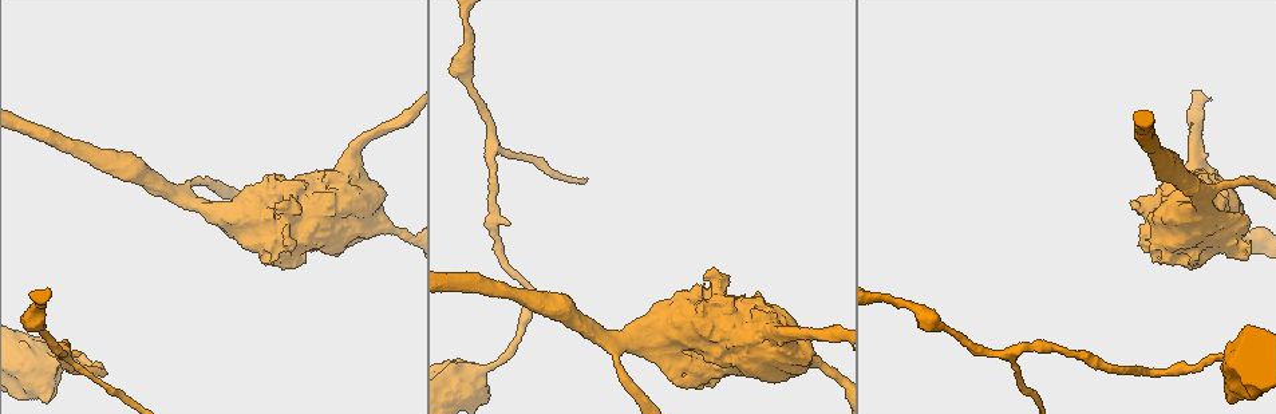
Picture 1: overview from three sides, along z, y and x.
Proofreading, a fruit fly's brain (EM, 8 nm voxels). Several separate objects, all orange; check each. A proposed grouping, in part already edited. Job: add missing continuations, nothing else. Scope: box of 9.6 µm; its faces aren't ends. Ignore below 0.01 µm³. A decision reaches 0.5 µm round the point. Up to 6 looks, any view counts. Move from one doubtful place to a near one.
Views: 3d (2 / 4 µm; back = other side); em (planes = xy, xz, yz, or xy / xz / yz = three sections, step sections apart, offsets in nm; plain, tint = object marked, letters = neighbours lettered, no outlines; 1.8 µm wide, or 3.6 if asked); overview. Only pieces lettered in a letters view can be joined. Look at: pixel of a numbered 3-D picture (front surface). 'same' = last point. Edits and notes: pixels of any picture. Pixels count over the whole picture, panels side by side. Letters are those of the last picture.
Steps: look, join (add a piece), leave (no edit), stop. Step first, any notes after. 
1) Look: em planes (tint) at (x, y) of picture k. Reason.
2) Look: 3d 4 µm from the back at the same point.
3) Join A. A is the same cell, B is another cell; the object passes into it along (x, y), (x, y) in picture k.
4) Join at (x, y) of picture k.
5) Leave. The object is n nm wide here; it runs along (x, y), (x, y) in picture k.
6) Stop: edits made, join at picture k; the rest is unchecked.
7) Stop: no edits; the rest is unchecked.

Look: em yz step 4 (tint) at (1197, 205) of picture 1. Thin arm on a thick one.

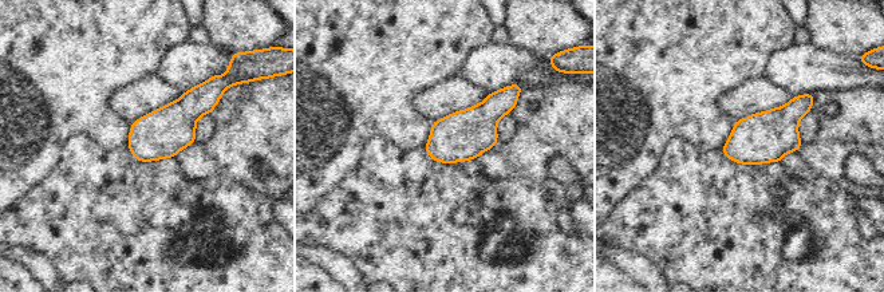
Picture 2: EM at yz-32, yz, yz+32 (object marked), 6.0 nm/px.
Look: em yz step 4 (letters) at the same point. See the neighbours.

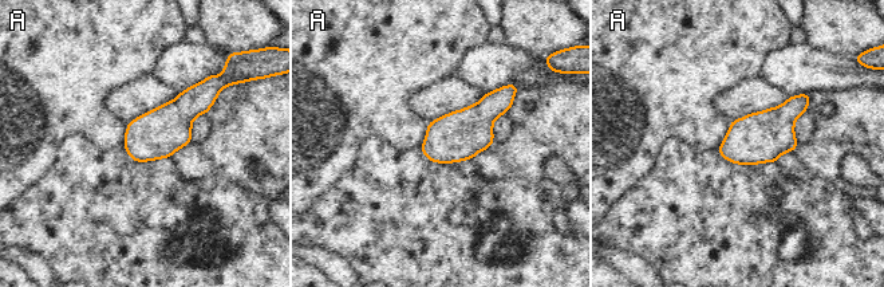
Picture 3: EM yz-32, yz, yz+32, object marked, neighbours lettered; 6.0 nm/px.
Leave. The object is 280 nm wide here; A is another cell; a border runs along (730, 122), (730, 128), (717, 150) in picture 3; none of them fits.

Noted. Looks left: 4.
Look: em 3.6 µm planes (letters) at (1248, 251) of picture 1. Stops while still wide.

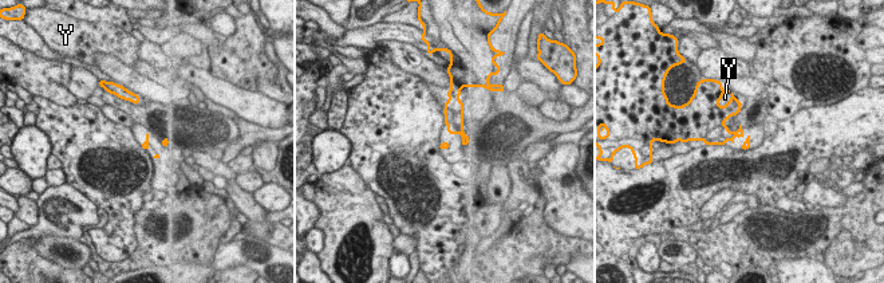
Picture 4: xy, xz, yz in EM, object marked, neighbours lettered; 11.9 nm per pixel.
Leave. Y is another cell; none of them fits.

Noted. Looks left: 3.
Look: 3d 2 µm at (1007, 353) of picture 1.

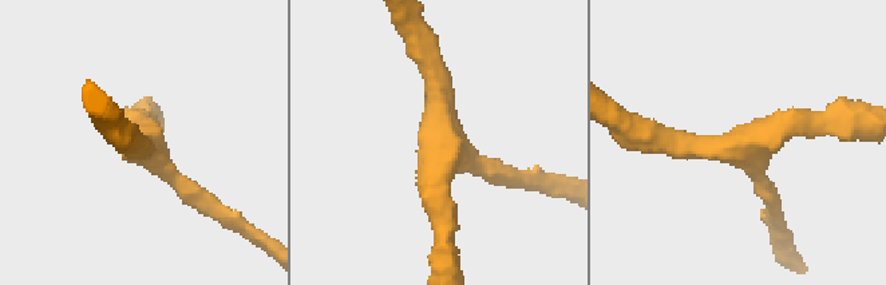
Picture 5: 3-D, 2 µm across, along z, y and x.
Look: em yz step 16 (tint) at (438, 151) of picture 5.

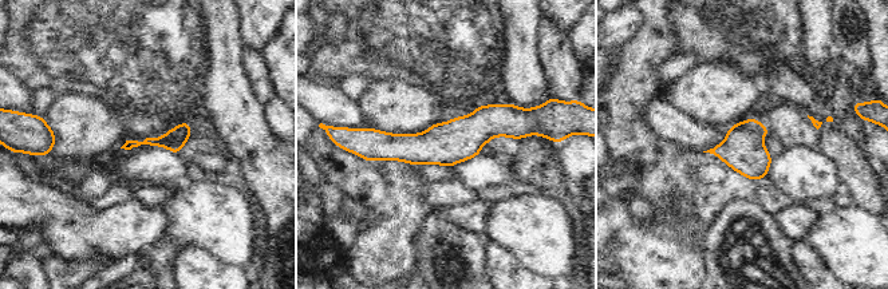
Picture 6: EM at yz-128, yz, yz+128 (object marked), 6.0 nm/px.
Look: em planes (letters) at the same point.

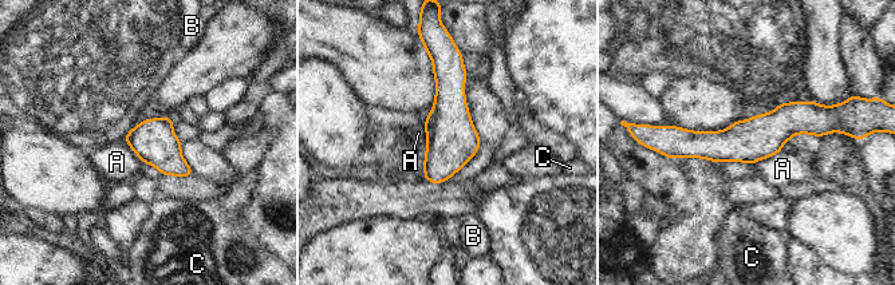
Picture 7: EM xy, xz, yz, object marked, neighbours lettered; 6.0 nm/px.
Leave. A, B and C are other cells; it runs along (827, 127), (667, 135) in picture 7; none of them fits.

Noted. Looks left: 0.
Stop: no edits; the rest is unchecked.

